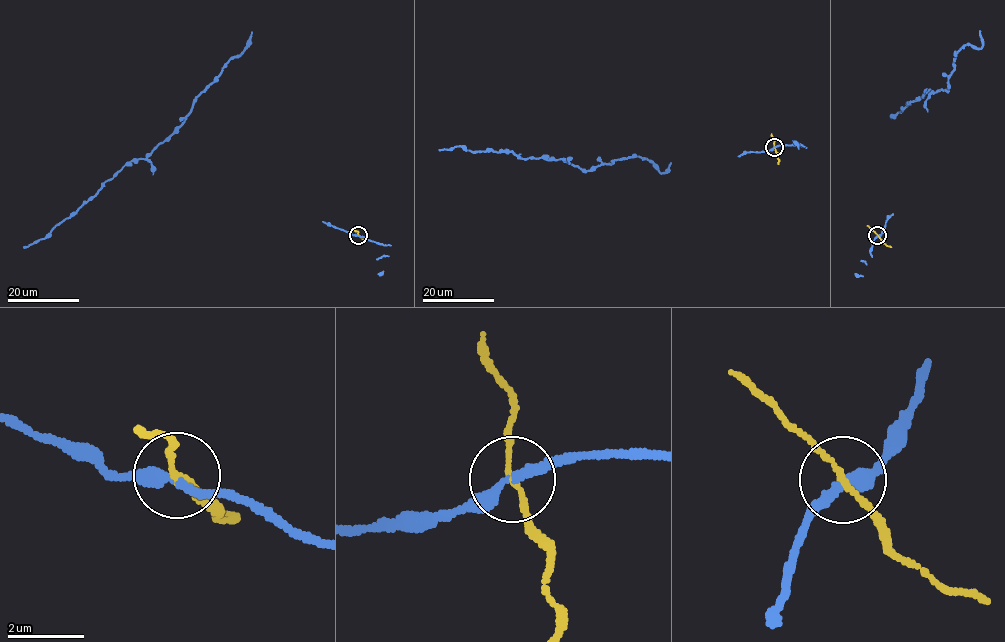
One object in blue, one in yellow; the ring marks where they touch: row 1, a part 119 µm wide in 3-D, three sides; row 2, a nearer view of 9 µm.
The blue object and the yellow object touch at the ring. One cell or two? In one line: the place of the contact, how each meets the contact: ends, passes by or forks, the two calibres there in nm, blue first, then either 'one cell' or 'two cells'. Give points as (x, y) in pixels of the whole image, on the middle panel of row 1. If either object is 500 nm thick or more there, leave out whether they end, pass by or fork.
at (774, 147); blue passes by; yellow passes by; 280 nm thick on the blue side, 140 nm on the other; two cells

